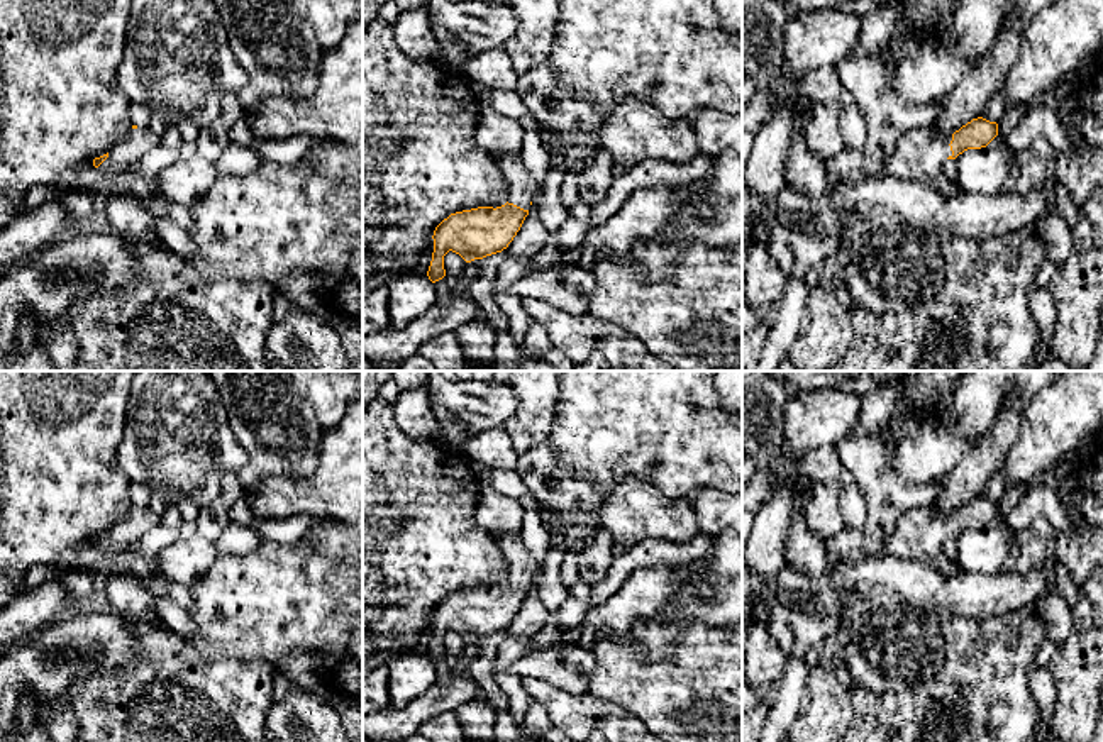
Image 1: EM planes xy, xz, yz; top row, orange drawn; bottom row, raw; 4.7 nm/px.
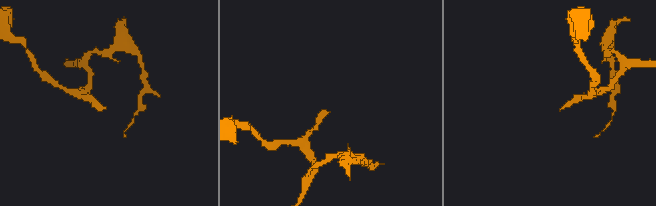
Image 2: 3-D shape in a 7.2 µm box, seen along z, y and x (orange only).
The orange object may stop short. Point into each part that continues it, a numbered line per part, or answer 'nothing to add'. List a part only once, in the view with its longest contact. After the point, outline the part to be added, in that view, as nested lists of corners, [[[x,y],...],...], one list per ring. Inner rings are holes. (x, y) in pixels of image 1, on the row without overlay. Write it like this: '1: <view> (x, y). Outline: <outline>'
1: yz (919, 534). Outline: [[[932,508],[912,510],[900,518],[878,556],[935,562],[940,559],[944,540],[952,535],[951,520],[952,513],[935,515]]]

